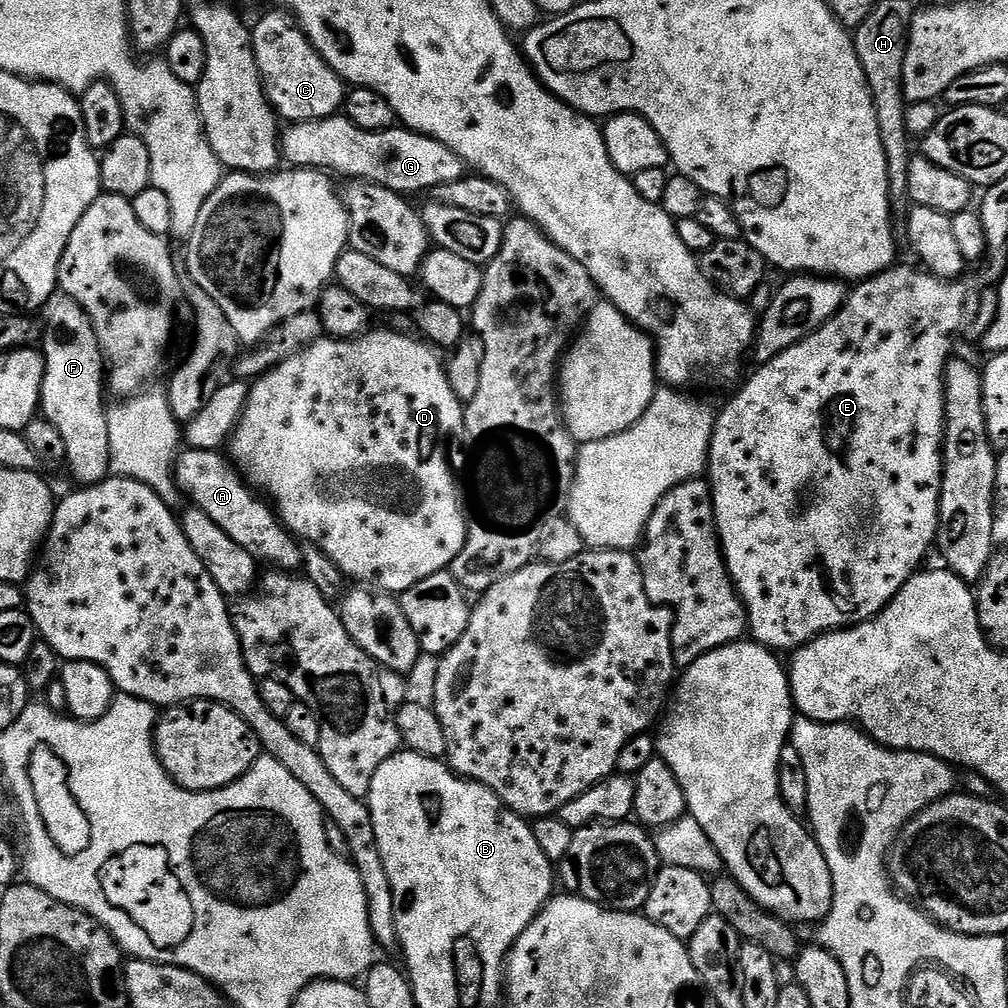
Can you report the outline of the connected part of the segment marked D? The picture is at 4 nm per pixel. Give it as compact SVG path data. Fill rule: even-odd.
M373 330L365 331L359 336L351 338L321 338L315 340L312 344L307 344L296 352L293 356L287 356L283 362L277 364L275 368L269 368L263 376L259 377L249 387L248 390L248 405L244 407L244 413L240 415L240 423L233 430L230 437L230 460L236 465L241 476L248 481L249 485L257 493L263 494L270 501L272 508L277 516L280 517L285 528L292 533L293 536L301 541L318 546L326 554L326 558L330 558L330 562L334 562L334 566L338 566L338 570L343 572L345 577L352 582L363 582L368 586L375 586L379 591L385 594L399 594L410 590L410 586L414 586L418 582L422 582L422 578L430 578L430 574L438 574L445 571L453 562L454 558L462 550L462 546L466 542L466 522L464 521L464 510L462 507L462 496L458 491L458 480L448 469L448 456L444 451L448 448L448 436L452 436L461 431L464 426L464 410L465 405L456 397L454 390L448 381L448 373L442 360L439 360L437 349L433 345L425 342L423 339L417 338L415 335L403 336L400 332L372 332Z

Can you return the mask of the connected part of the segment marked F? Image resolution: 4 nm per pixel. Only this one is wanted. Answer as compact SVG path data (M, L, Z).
M57 290L47 304L42 309L42 351L44 354L44 381L42 382L42 390L40 391L39 411L42 413L43 419L50 422L50 426L54 426L54 430L58 430L58 434L62 434L62 442L66 442L66 468L72 471L72 476L80 486L97 484L100 480L108 479L110 475L110 426L108 425L108 408L104 404L104 396L106 397L106 361L104 352L100 348L98 342L98 334L94 330L94 326L90 322L90 318L82 310L82 306L78 306L78 302L74 302L74 298L70 298L65 292Z

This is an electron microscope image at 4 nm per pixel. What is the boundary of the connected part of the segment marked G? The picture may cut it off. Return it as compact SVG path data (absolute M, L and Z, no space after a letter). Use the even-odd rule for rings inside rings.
M343 114L289 123L280 137L280 150L292 168L331 170L337 177L369 180L371 184L386 186L401 194L427 193L438 186L446 186L446 182L458 182L466 174L464 160L433 136L424 136L403 126L373 132L362 130Z

